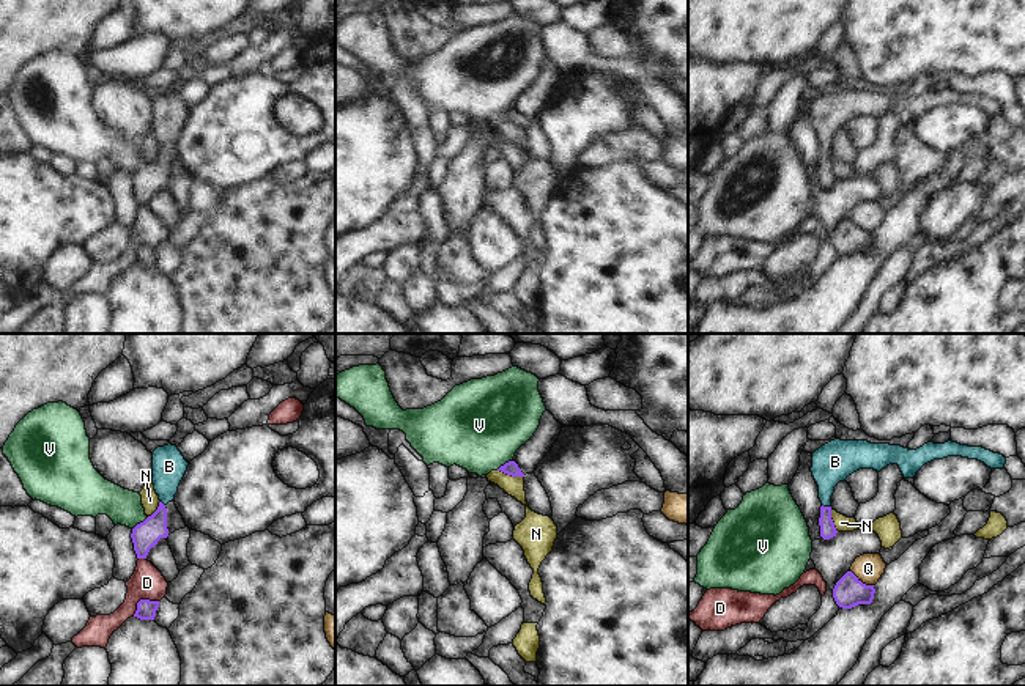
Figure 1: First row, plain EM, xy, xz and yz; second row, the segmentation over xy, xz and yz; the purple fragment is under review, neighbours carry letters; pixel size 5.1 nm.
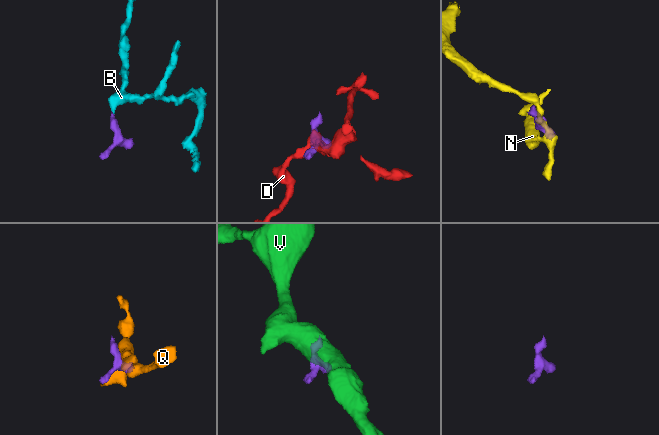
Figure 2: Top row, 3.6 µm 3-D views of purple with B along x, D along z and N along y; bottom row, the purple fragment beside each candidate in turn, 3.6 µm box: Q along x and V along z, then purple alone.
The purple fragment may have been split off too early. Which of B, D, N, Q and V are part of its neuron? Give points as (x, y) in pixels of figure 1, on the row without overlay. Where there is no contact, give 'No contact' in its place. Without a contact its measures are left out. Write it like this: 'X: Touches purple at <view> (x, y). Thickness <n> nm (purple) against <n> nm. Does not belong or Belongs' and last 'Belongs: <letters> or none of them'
B: Touches purple at yz (825, 154). Thickness 80 nm (purple) against 200 nm. Belongs
D: Touches purple at xy (140, 247). Thickness 100 nm (purple) against 170 nm. Does not belong
N: Touches purple at xz (510, 121). Thickness 70 nm (purple) against 100 nm. Does not belong
Q: Touches purple at yz (860, 228). Thickness 160 nm (purple) against 150 nm. Does not belong
V: Touches purple at xy (140, 170). Thickness 140 nm (purple) against 190 nm. Does not belong
Belongs: B.

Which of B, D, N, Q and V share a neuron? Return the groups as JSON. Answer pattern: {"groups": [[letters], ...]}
{"groups": [["B"], ["D"], ["N"], ["Q"], ["V"]]}

